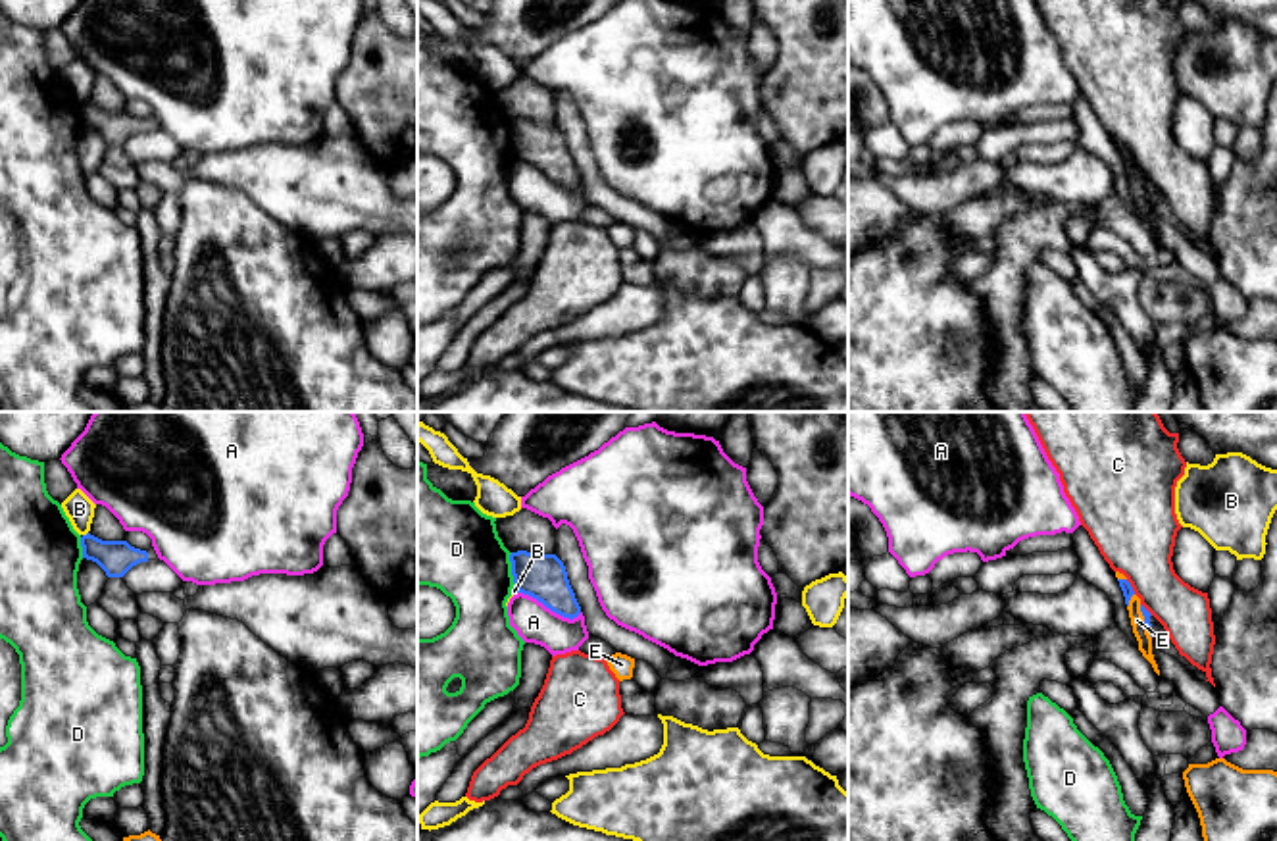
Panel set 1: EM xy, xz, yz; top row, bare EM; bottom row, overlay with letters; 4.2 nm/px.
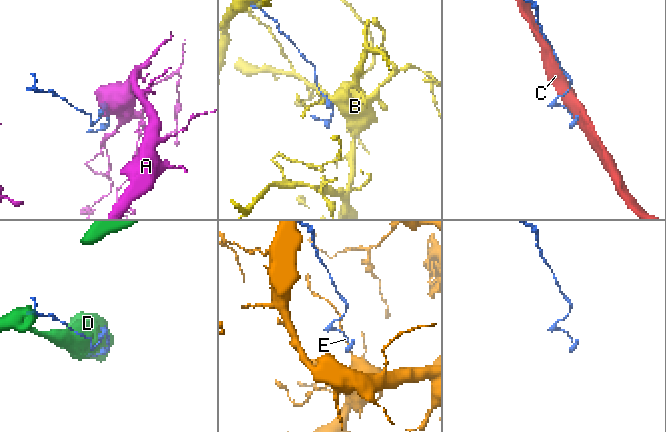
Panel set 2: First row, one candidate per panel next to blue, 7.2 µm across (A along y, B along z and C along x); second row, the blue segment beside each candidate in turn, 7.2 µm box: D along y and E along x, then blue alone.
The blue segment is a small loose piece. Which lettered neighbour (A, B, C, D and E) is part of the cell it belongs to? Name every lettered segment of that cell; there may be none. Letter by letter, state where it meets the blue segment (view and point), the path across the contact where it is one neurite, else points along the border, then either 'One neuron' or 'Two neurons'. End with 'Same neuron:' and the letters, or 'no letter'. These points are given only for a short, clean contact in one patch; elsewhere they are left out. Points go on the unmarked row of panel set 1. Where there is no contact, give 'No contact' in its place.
A: Touches blue at xz (550, 178). Two neurons
B: Touches blue at xy (87, 102). Two neurons
C: Touches blue at yz (1131, 156). Two neurons
D: Touches blue at xz (512, 139). Two neurons
E: Touches blue at yz (1129, 168). Boundary: yz (1133, 162), (1127, 176). Two neurons
Same neuron: no letter

